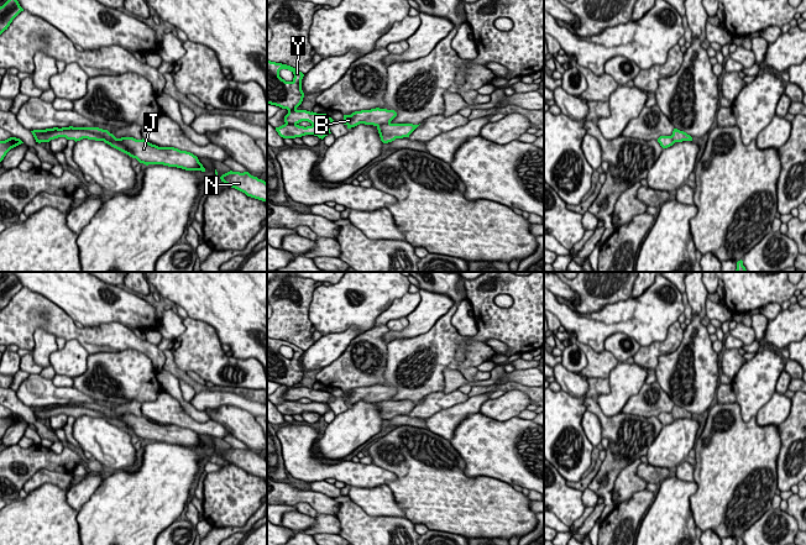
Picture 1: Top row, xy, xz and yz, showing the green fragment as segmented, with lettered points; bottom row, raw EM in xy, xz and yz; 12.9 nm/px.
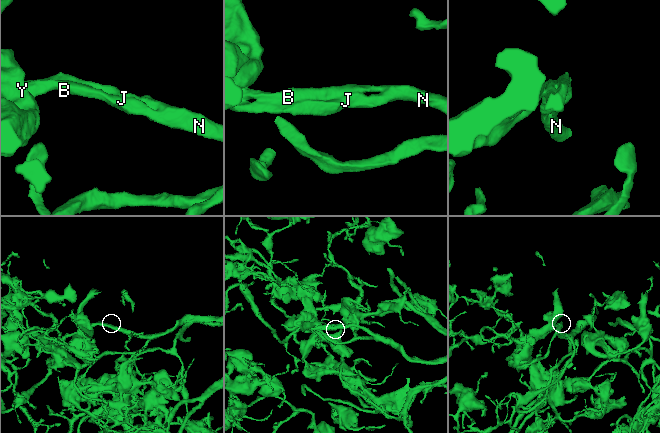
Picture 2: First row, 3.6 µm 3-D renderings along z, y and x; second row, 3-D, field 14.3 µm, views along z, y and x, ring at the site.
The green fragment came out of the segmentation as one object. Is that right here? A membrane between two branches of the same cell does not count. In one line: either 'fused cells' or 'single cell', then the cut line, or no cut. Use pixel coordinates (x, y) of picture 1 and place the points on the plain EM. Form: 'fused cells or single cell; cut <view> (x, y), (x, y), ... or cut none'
single cell; cut none

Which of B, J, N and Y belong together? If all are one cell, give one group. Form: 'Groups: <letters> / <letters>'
Groups: B J N Y

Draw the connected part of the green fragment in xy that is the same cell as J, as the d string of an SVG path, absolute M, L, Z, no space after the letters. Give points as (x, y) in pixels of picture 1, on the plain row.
M53 404L46 407L31 408L36 419L49 419L58 414L66 414L67 416L80 418L83 415L104 418L111 424L136 435L140 440L148 441L163 441L168 444L177 444L185 447L202 447L205 445L199 439L198 434L190 429L180 428L174 424L158 424L147 419L146 416L136 416L134 414L116 415L108 407L99 404Z

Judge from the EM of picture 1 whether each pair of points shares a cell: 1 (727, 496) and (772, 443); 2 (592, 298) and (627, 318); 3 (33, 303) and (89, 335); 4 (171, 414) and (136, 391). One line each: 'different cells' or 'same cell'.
1: same cell
2: different cells
3: same cell
4: different cells

